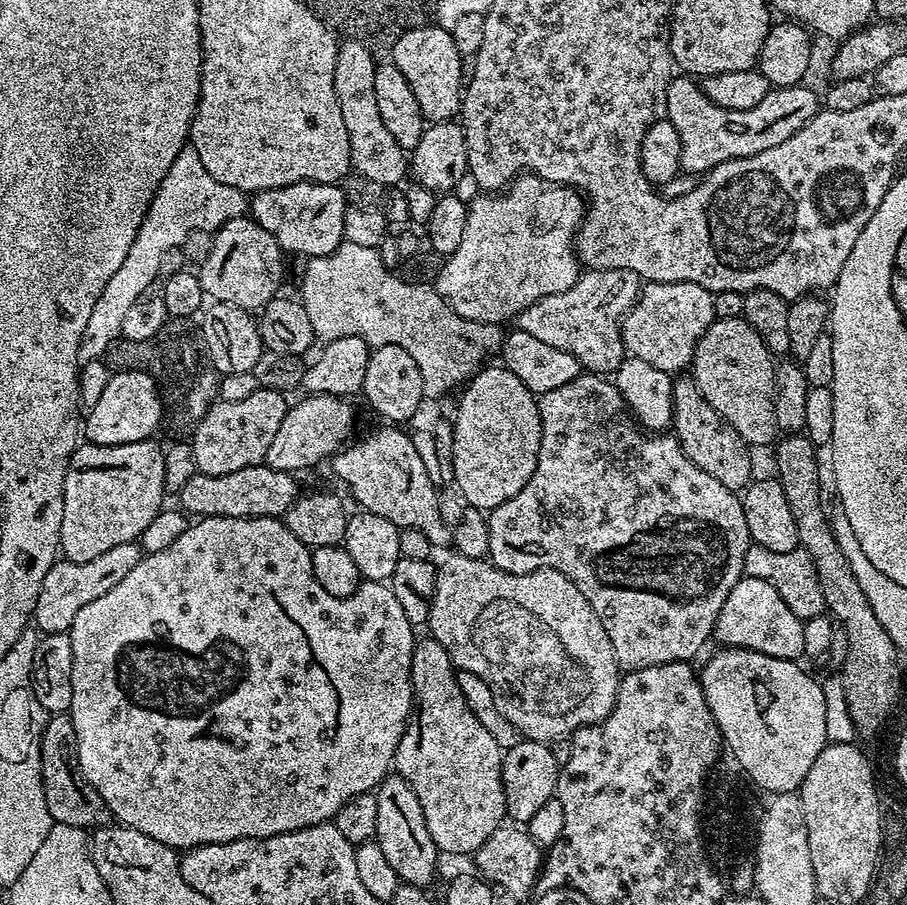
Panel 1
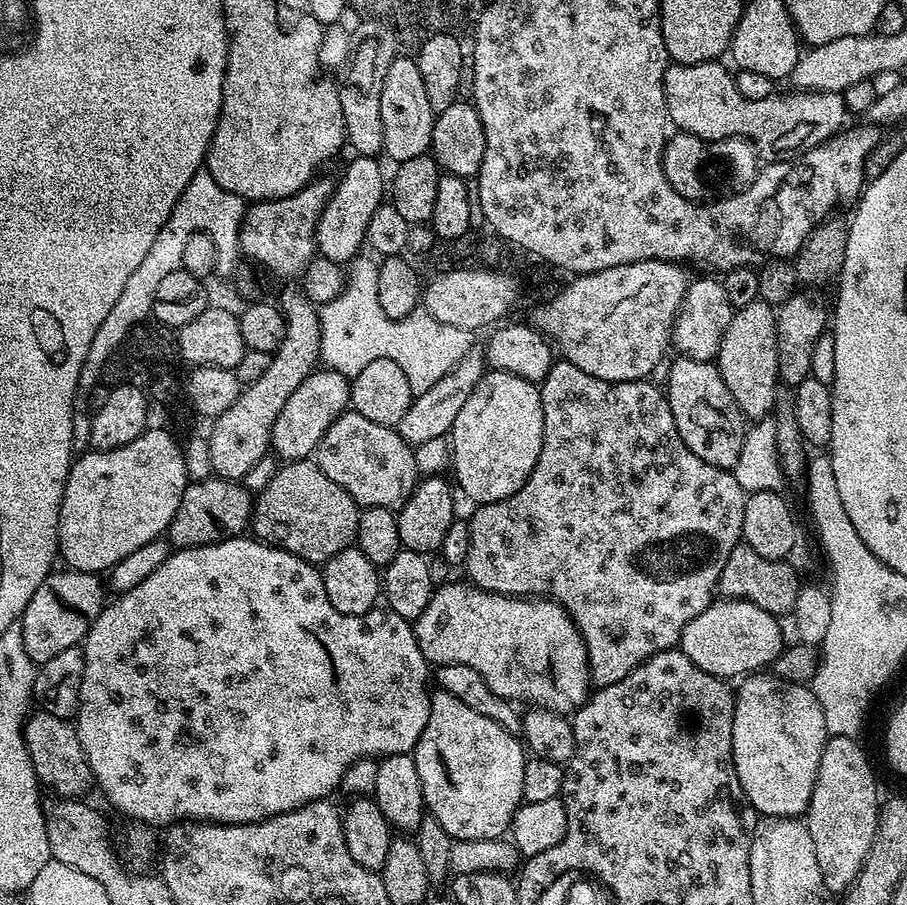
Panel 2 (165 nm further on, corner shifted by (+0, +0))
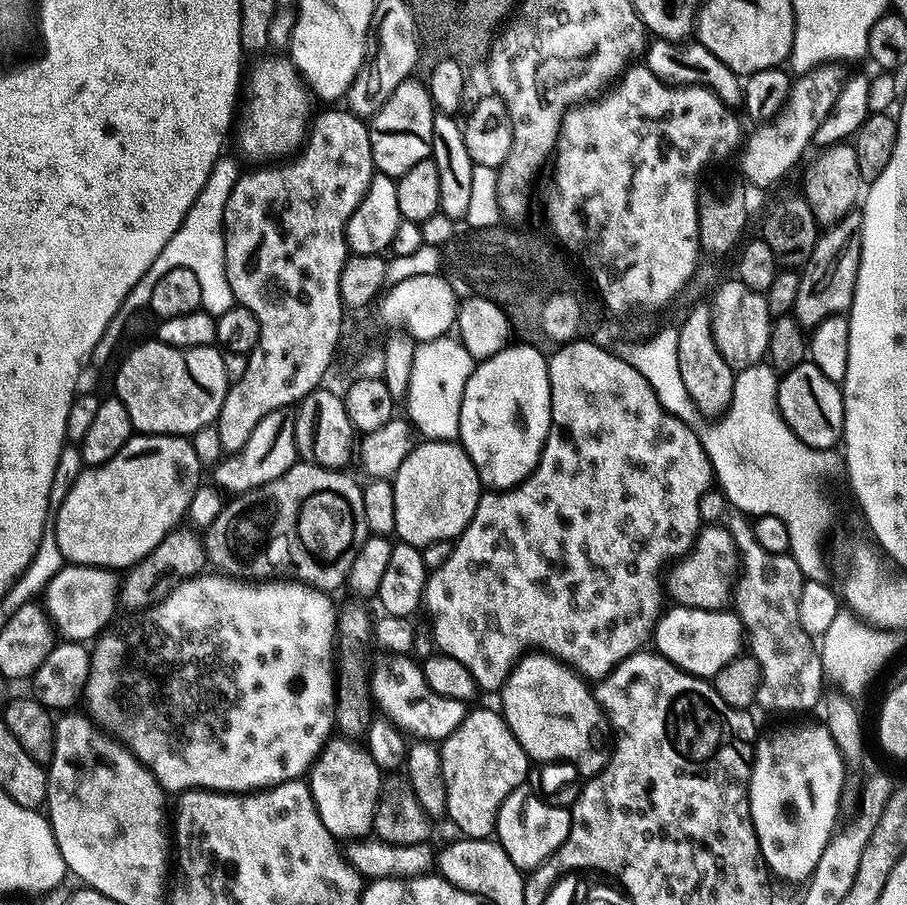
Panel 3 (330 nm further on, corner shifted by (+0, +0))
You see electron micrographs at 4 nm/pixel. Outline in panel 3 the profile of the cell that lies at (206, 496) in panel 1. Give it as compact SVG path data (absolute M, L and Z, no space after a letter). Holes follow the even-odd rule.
M177 526L154 546L146 558L142 558L127 569L120 587L119 603L128 607L128 610L139 610L154 604L163 598L172 588L177 588L183 580L191 576L199 576L206 568L206 544L199 531L191 532L185 526ZM200 534L200 536L199 536ZM205 564L205 568L204 568ZM128 576L128 577L127 577Z

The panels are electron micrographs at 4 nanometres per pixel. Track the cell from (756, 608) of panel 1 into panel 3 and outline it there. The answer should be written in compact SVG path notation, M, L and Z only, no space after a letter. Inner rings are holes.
M672 606L665 611L656 622L654 633L654 648L661 656L666 657L671 664L689 672L692 676L714 678L726 662L741 655L746 644L744 625L740 617L732 610L711 612L697 608L682 608Z

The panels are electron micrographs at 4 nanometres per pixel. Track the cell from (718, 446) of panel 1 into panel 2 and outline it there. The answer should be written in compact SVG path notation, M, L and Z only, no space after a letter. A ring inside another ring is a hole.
M689 356L676 358L668 368L666 395L670 414L674 414L674 426L678 426L678 434L690 451L698 454L702 462L710 462L710 466L735 469L744 445L746 417L734 402L734 394L730 394L726 382L722 382L715 363Z

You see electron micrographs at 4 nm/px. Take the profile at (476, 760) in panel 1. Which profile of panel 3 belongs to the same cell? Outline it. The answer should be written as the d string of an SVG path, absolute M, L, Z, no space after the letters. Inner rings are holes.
M493 708L471 709L458 730L439 745L442 778L446 778L447 819L456 823L461 837L473 840L486 840L495 833L502 802L527 781L524 779L530 767L518 738L508 729L503 715Z

